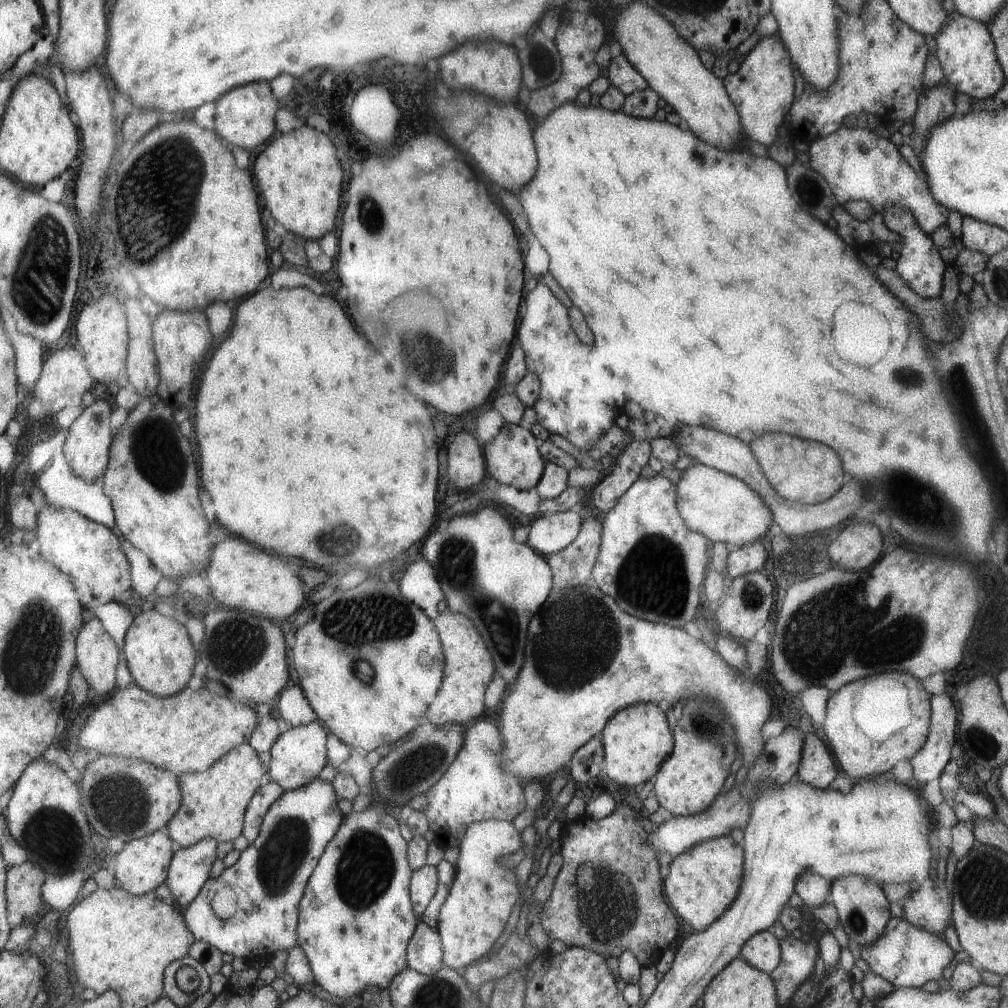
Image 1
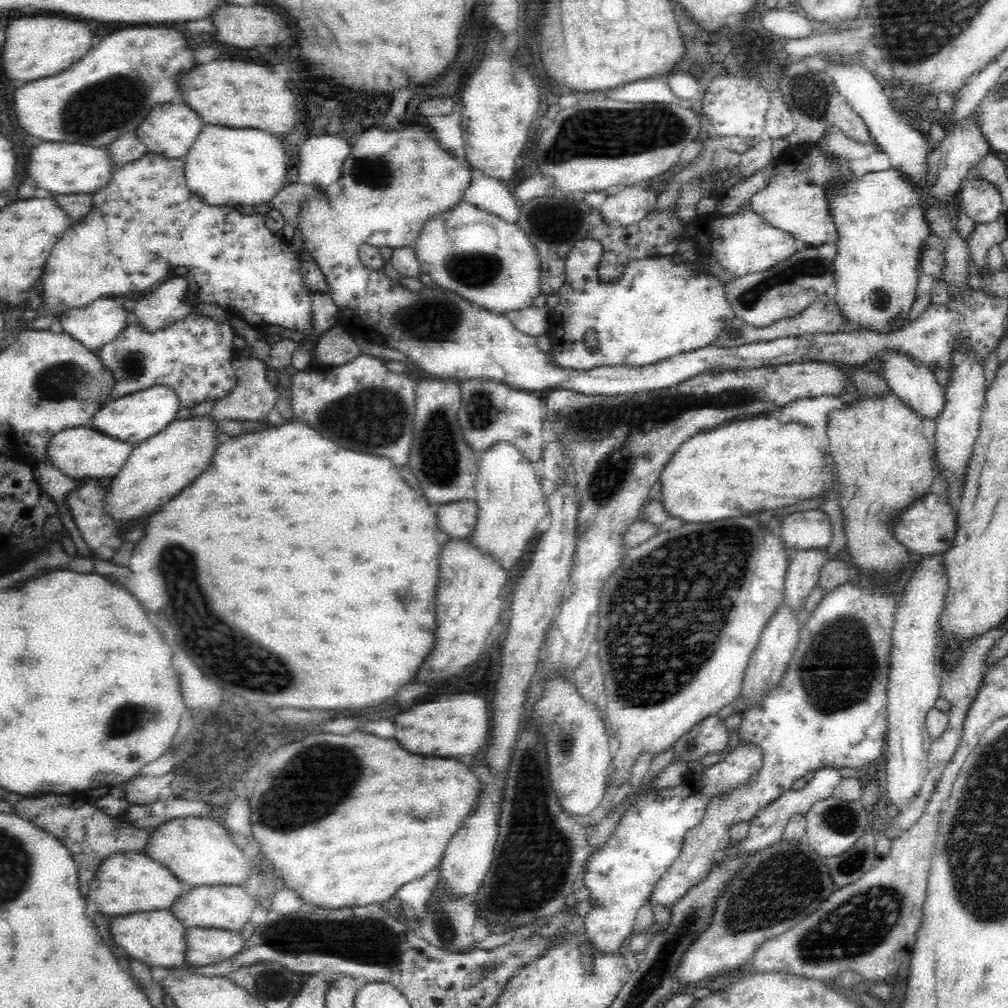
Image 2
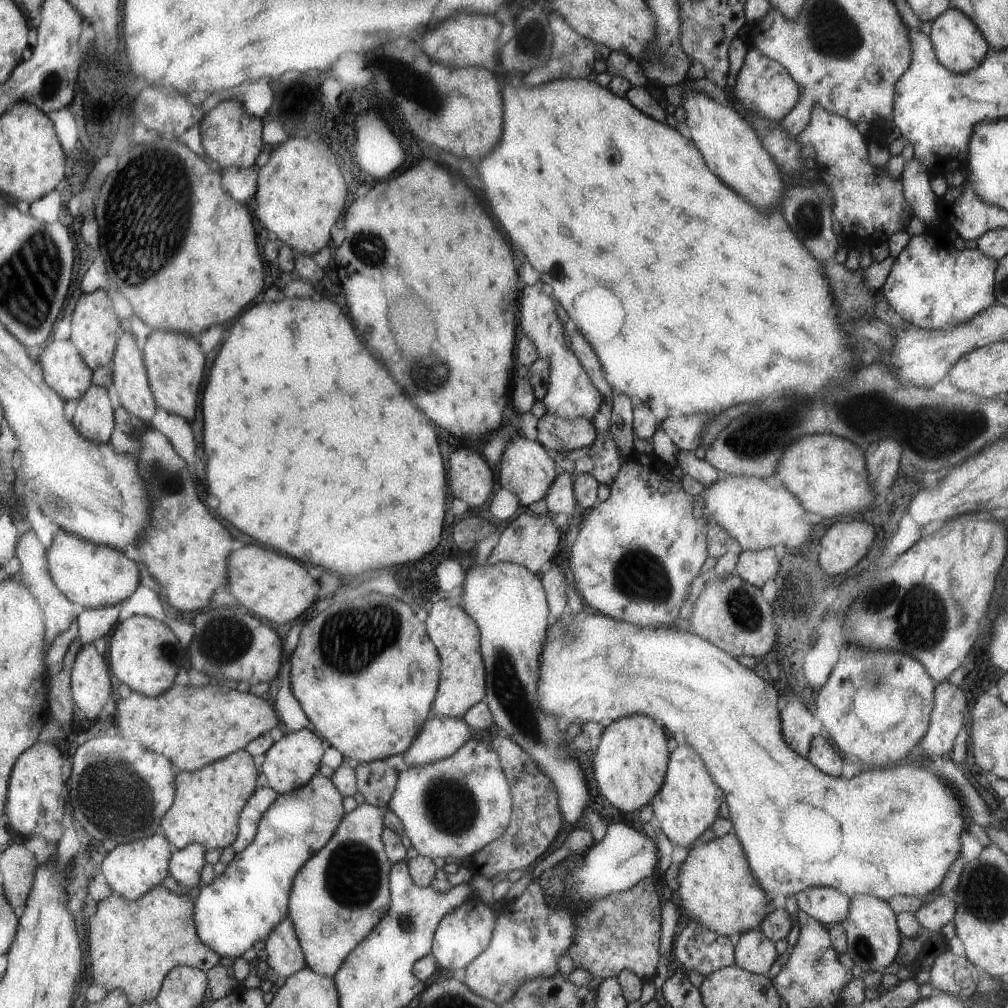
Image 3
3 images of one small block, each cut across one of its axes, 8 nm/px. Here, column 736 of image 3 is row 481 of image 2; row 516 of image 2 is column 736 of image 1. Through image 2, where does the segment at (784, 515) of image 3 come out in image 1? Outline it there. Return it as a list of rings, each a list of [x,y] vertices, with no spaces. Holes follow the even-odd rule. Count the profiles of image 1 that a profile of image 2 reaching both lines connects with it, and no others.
[[[695,462],[689,468],[681,470],[677,488],[677,510],[681,512],[681,518],[691,530],[701,532],[701,536],[707,536],[713,544],[721,542],[743,546],[745,542],[761,538],[773,524],[771,510],[759,498],[759,494],[741,478],[735,478],[717,468]]]

